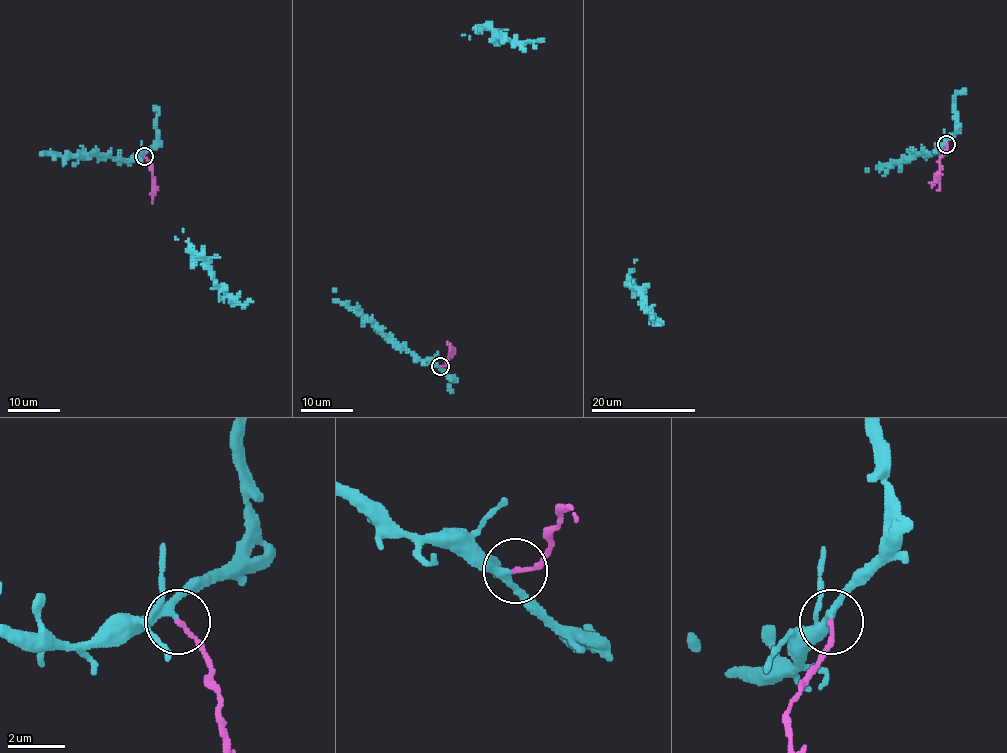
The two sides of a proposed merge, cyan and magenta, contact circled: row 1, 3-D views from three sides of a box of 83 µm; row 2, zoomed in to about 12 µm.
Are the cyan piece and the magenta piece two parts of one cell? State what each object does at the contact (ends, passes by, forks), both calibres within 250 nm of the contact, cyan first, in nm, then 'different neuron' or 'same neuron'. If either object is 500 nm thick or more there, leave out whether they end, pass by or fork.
cyan passes by | magenta ends | 220/130 nm | different neuron

